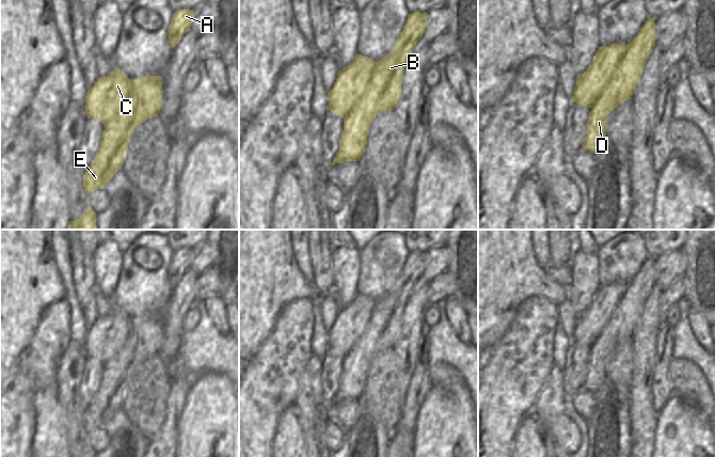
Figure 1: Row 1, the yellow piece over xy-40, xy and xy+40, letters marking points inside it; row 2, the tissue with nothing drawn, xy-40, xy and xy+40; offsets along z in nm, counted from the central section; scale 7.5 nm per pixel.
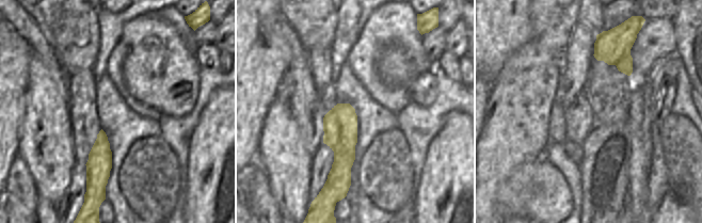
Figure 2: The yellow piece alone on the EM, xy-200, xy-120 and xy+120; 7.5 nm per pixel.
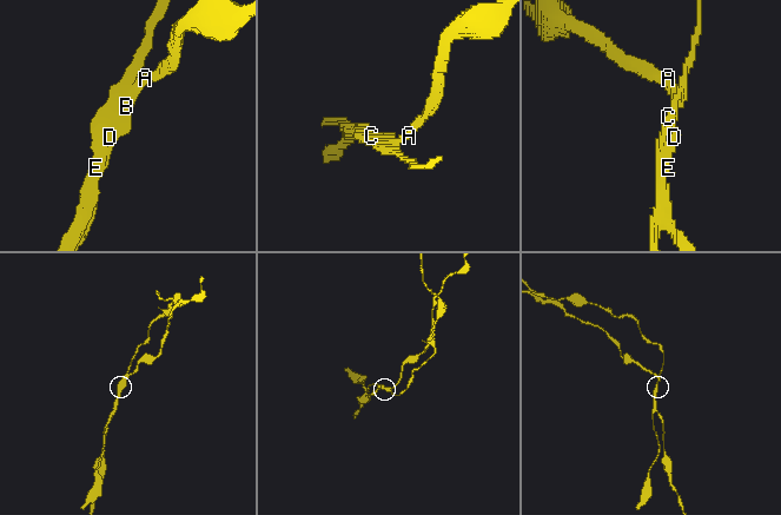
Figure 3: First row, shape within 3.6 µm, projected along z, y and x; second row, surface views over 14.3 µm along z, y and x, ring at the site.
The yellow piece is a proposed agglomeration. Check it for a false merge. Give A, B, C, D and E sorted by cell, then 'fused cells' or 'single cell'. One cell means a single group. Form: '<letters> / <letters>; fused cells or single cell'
A B D E / C; fused cells

